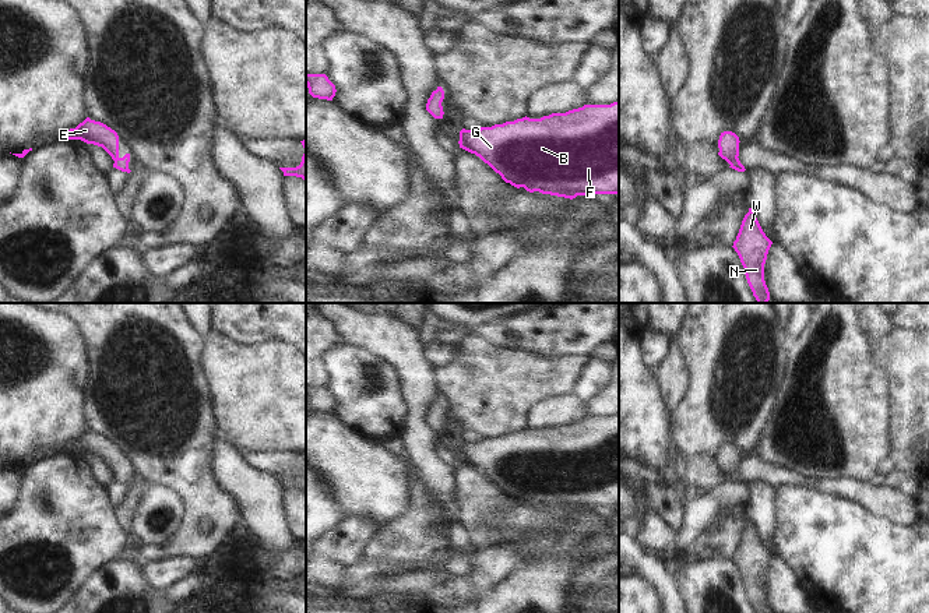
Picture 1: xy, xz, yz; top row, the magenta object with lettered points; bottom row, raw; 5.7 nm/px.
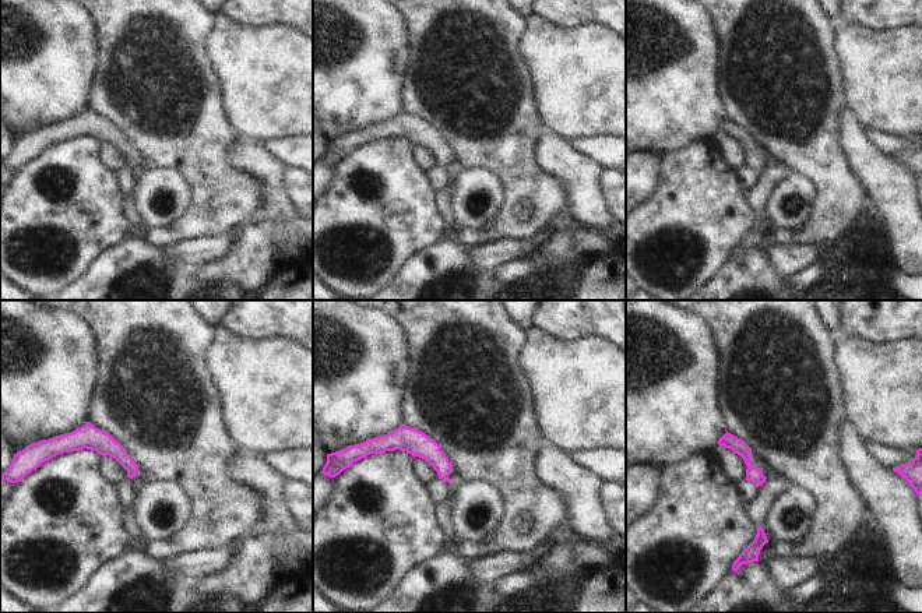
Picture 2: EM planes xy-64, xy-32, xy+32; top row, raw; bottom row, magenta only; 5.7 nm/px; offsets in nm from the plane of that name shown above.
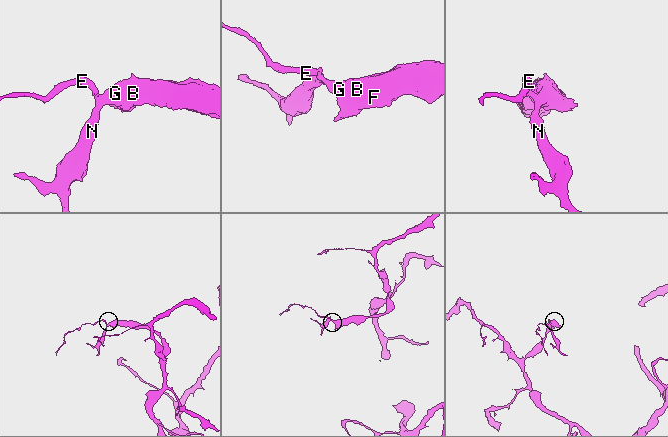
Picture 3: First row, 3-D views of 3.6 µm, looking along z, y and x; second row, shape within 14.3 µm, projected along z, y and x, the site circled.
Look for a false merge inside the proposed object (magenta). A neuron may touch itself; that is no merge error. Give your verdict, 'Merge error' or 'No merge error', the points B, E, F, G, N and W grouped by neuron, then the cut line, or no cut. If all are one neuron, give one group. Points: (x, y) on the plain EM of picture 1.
No merge error. Groups: B E F G N W. No split

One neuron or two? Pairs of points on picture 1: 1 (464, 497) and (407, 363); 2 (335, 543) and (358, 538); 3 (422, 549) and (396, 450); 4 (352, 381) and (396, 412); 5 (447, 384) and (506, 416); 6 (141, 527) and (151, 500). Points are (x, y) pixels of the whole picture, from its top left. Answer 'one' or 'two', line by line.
1: one
2: one
3: one
4: one
5: one
6: one

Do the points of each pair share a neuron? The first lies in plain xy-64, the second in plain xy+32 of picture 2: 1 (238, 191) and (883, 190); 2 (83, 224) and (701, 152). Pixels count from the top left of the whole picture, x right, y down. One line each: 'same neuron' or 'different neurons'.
1: different neurons
2: same neuron

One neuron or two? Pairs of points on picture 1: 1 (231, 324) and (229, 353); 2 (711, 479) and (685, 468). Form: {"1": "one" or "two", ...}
{"1": "two", "2": "one"}

